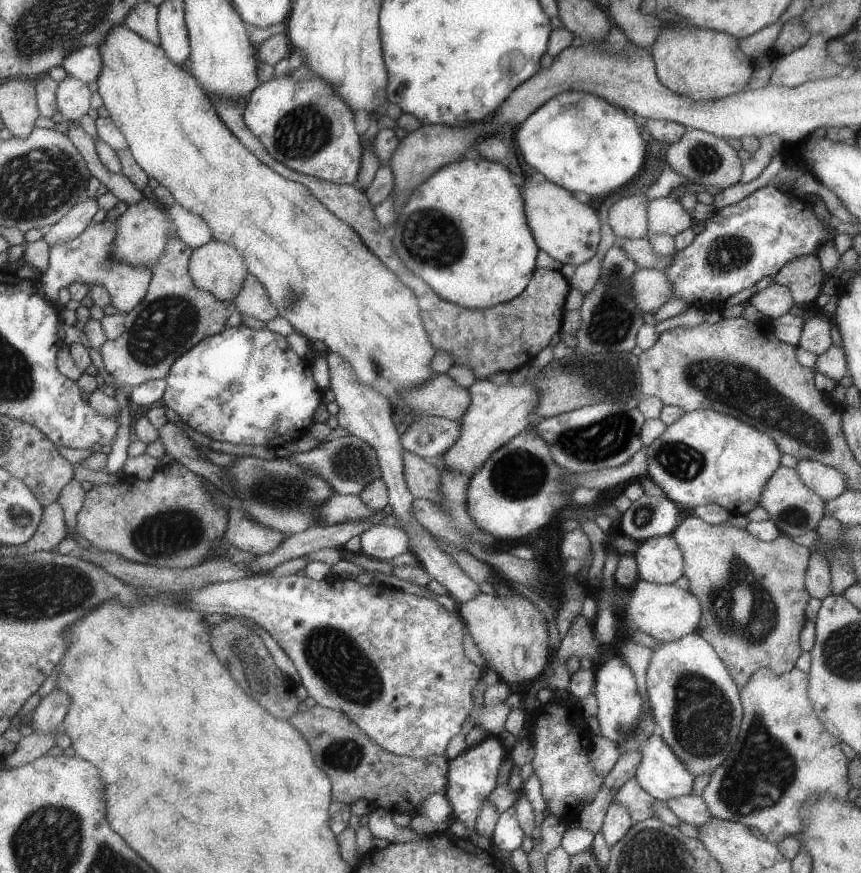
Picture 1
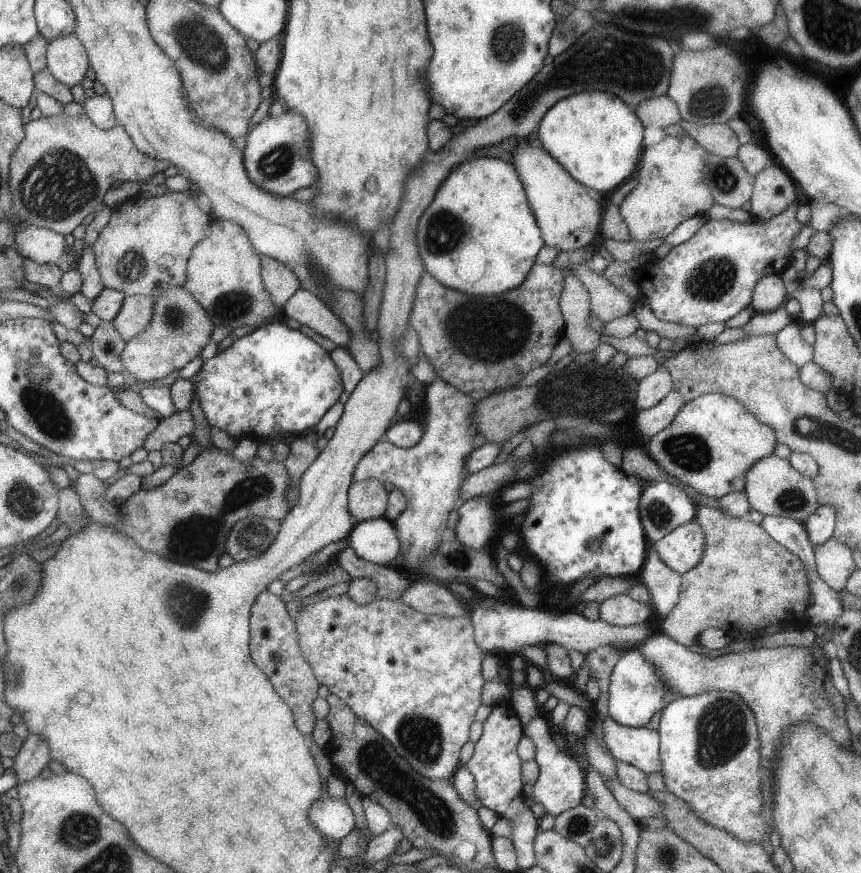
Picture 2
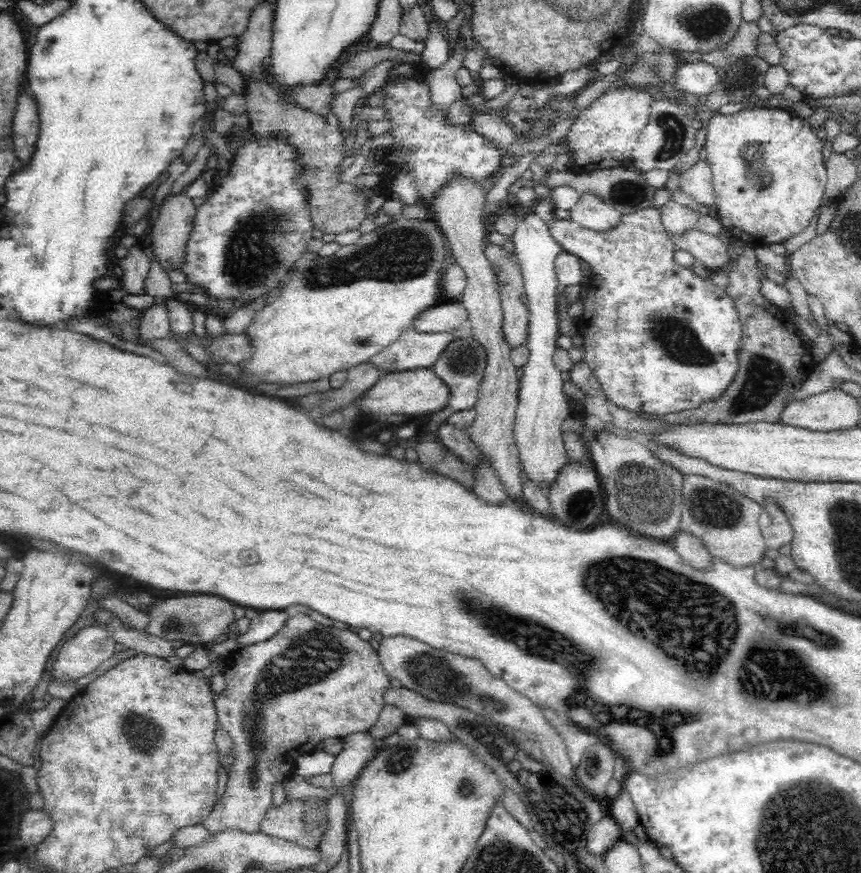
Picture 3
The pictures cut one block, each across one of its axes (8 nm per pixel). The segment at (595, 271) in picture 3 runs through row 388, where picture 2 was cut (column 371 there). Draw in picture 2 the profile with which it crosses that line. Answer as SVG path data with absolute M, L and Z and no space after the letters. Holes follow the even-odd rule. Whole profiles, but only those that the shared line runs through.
M345 595L338 597L325 598L309 606L299 609L299 618L294 620L296 631L298 632L298 642L300 651L310 664L318 684L327 687L329 693L334 694L343 702L350 706L350 709L356 714L356 717L362 718L368 725L371 725L379 734L386 738L395 752L402 755L409 763L409 766L420 775L429 780L451 780L457 771L457 762L459 762L459 748L467 742L467 730L471 722L475 720L475 710L479 708L479 692L483 686L483 678L479 672L481 664L481 651L476 642L473 642L471 636L471 621L465 617L438 617L437 615L424 615L423 613L413 610L410 606L402 603L400 600L390 601L387 599L375 599L369 603L360 605Z

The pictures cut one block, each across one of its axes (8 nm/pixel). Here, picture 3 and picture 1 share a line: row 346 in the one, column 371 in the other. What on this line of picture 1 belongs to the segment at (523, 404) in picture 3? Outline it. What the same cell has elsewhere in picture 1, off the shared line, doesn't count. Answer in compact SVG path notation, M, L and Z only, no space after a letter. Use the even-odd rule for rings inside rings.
M383 523L370 526L359 538L360 552L371 559L391 561L391 558L407 552L405 530Z

